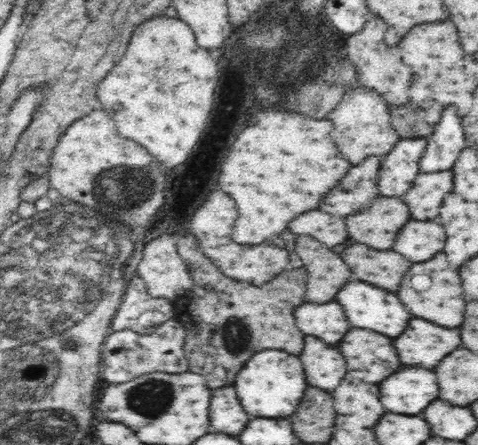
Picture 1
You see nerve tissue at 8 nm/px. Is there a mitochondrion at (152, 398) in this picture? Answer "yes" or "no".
yes

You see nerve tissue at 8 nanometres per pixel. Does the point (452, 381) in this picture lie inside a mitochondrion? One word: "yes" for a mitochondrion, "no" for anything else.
no

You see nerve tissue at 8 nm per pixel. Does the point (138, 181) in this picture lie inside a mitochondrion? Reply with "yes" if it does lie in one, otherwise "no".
yes

